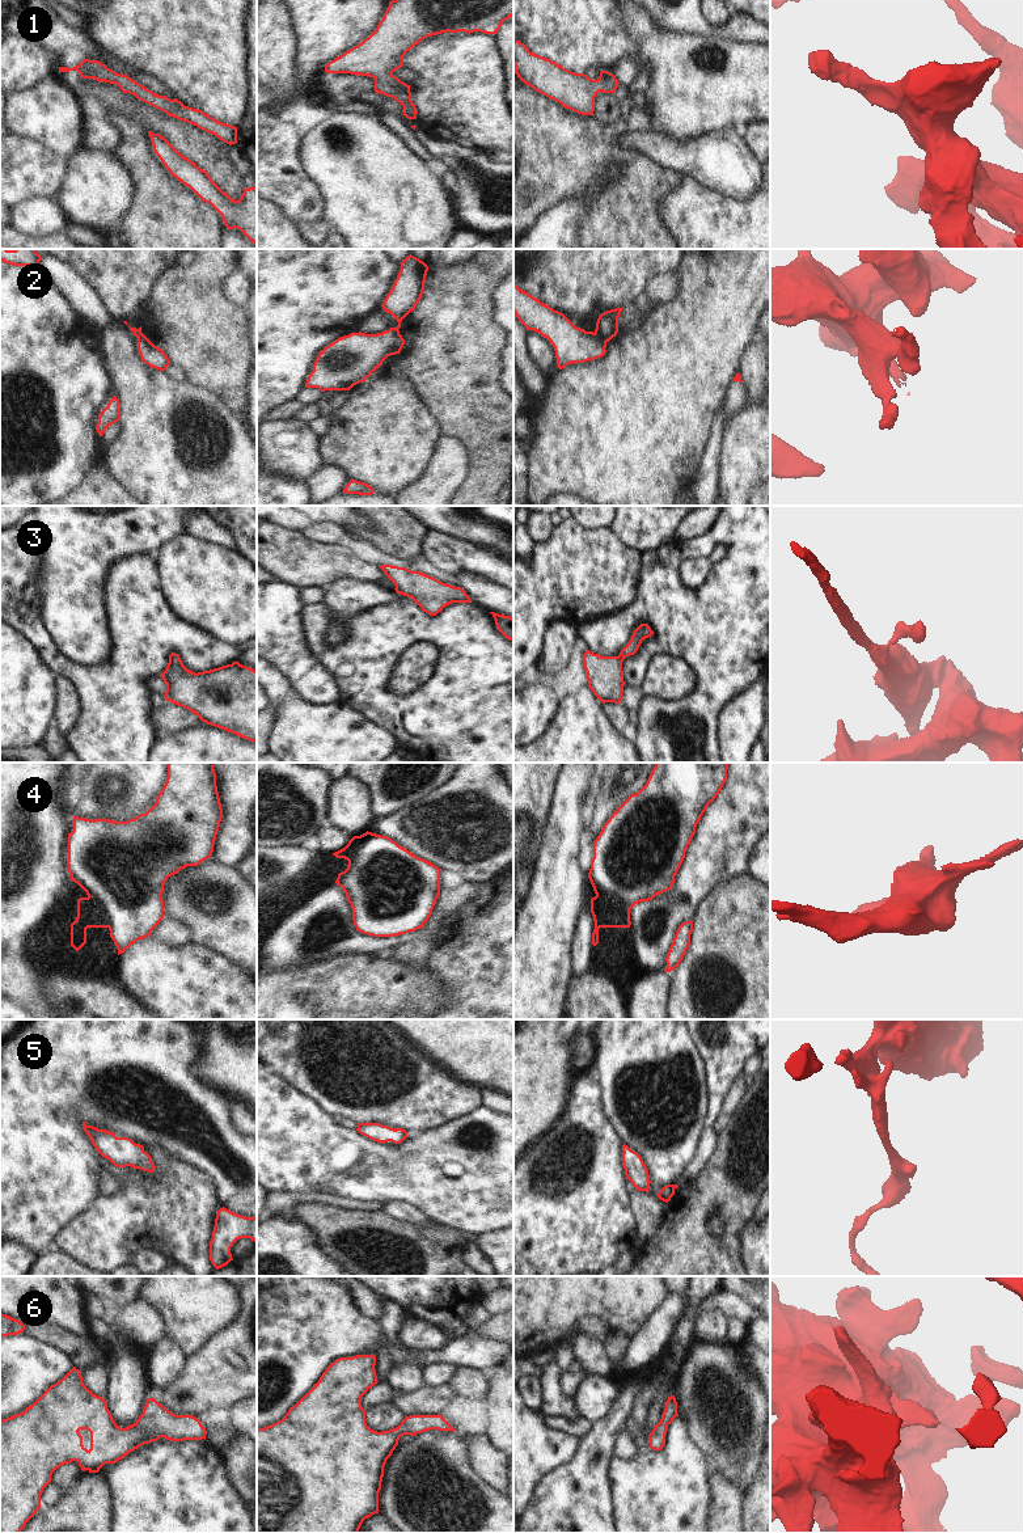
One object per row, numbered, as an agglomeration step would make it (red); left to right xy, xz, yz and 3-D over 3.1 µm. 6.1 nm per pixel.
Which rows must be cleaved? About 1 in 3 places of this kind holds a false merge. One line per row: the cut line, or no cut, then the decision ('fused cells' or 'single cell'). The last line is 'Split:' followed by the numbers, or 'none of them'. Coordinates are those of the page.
1: no cut | single cell
2: yz (594, 333), (605, 342) | fused cells
3: no cut | single cell
4: no cut | single cell
5: no cut | single cell
6: no cut | single cell
Split: 2

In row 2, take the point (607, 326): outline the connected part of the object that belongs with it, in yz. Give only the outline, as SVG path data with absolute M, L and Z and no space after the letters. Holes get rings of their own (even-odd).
M616 308L601 313L596 322L595 334L604 342L609 342L618 333L618 317L622 308Z

